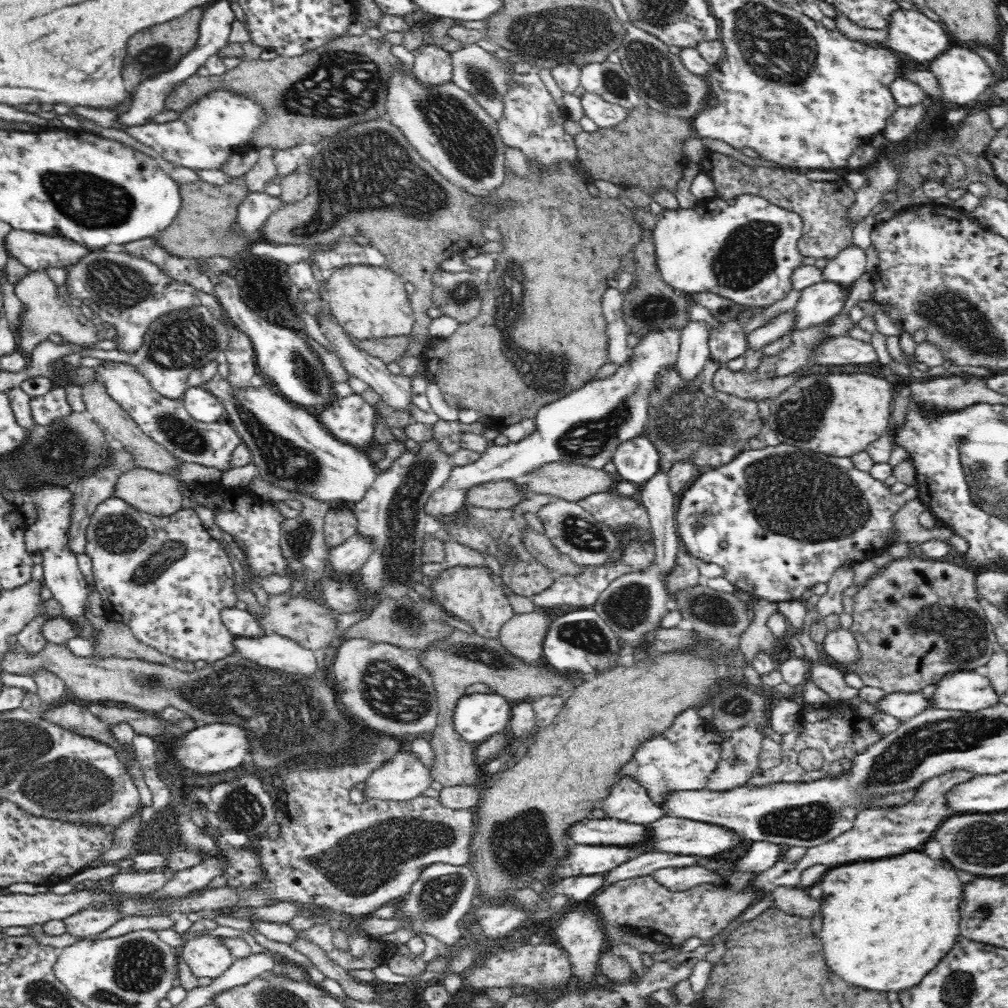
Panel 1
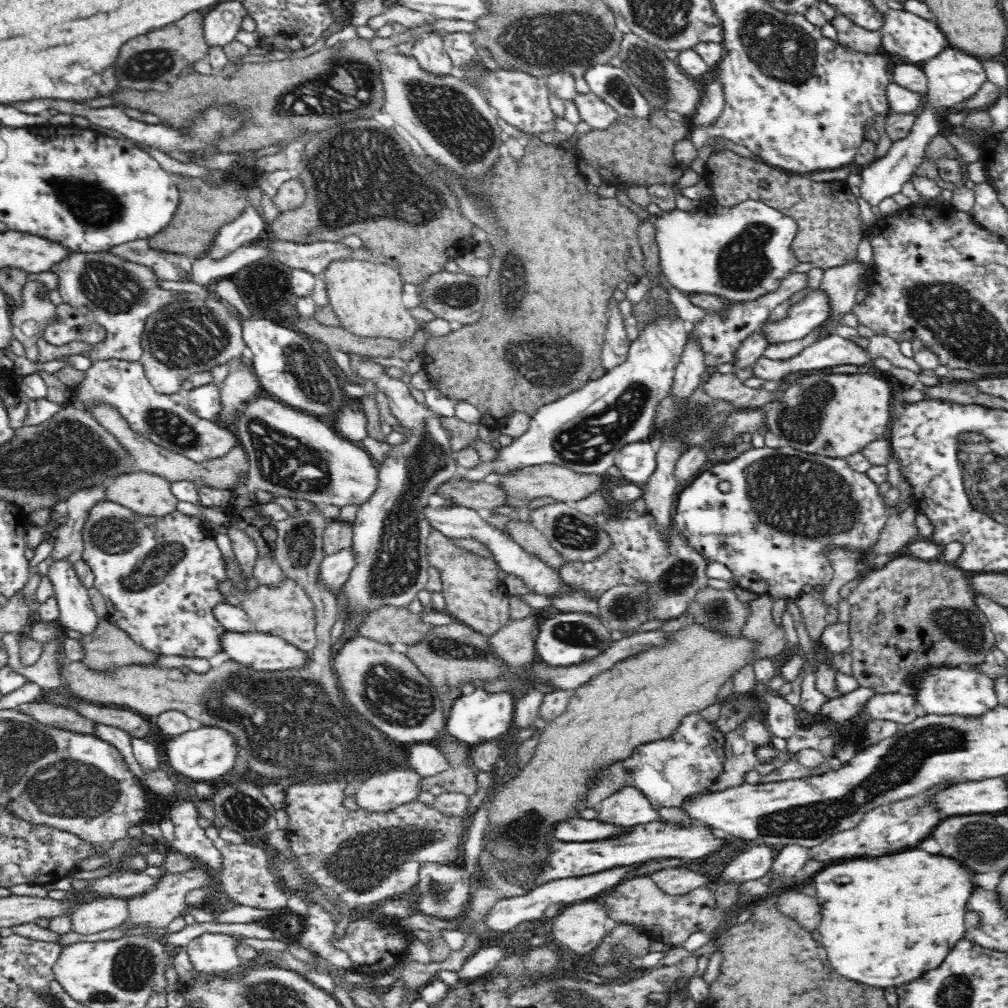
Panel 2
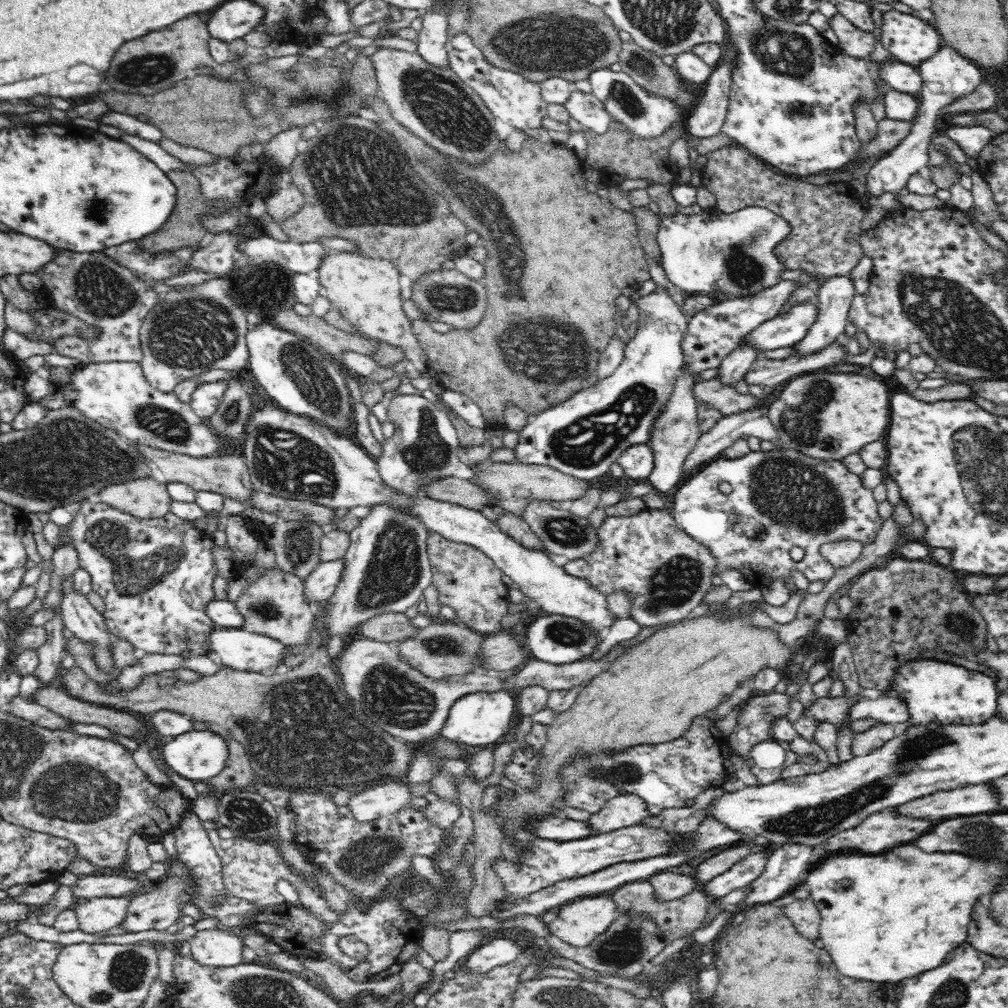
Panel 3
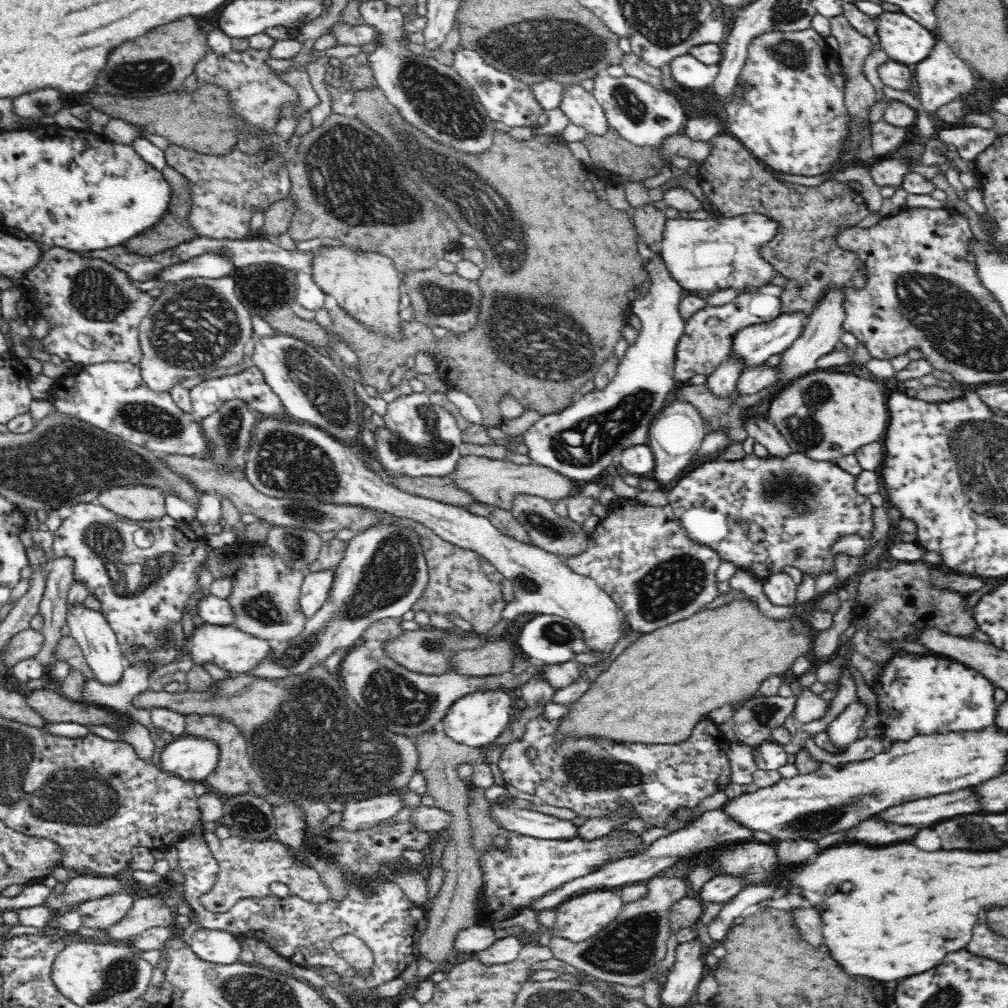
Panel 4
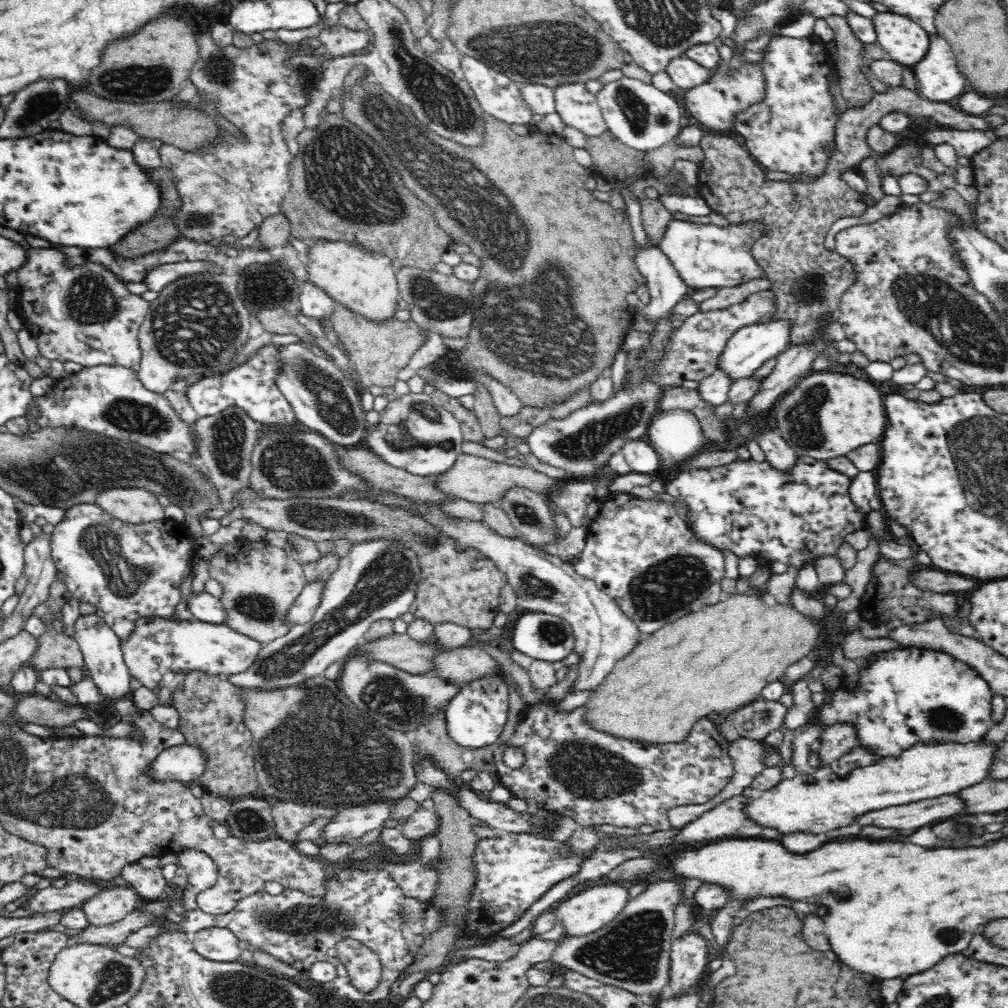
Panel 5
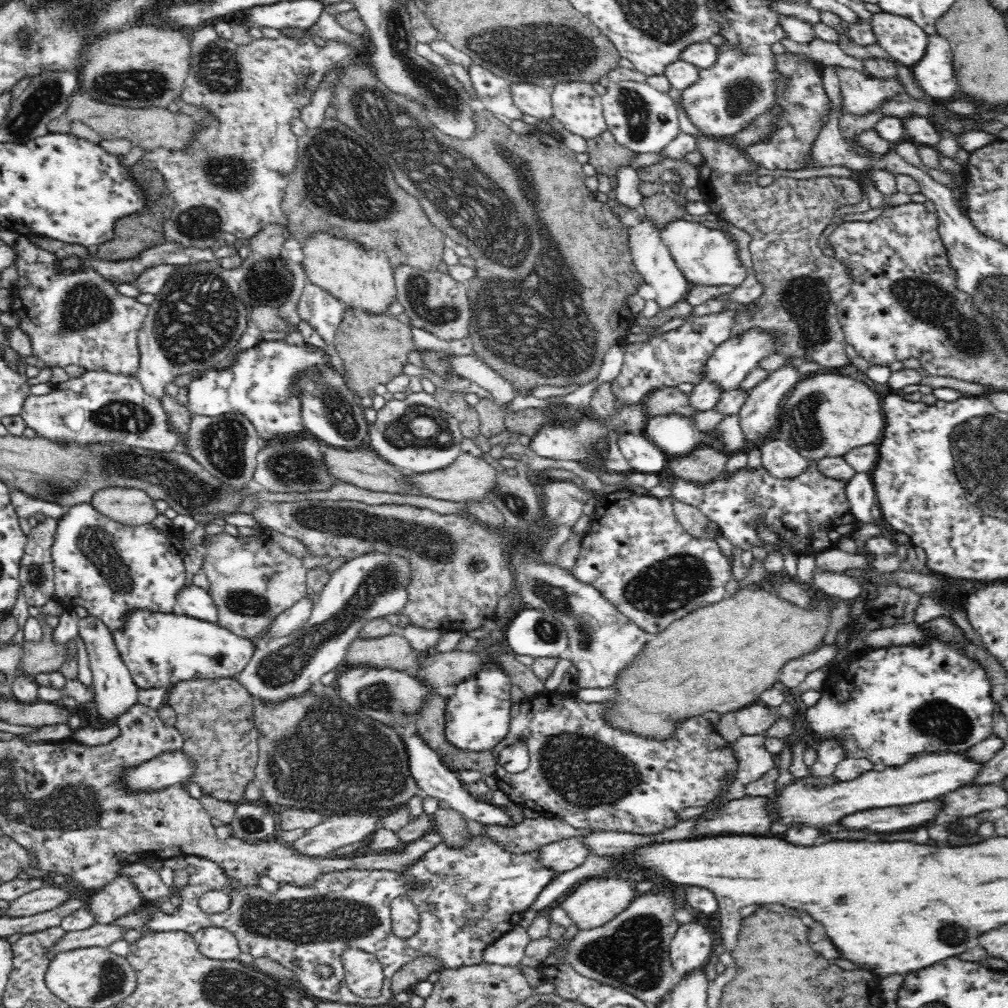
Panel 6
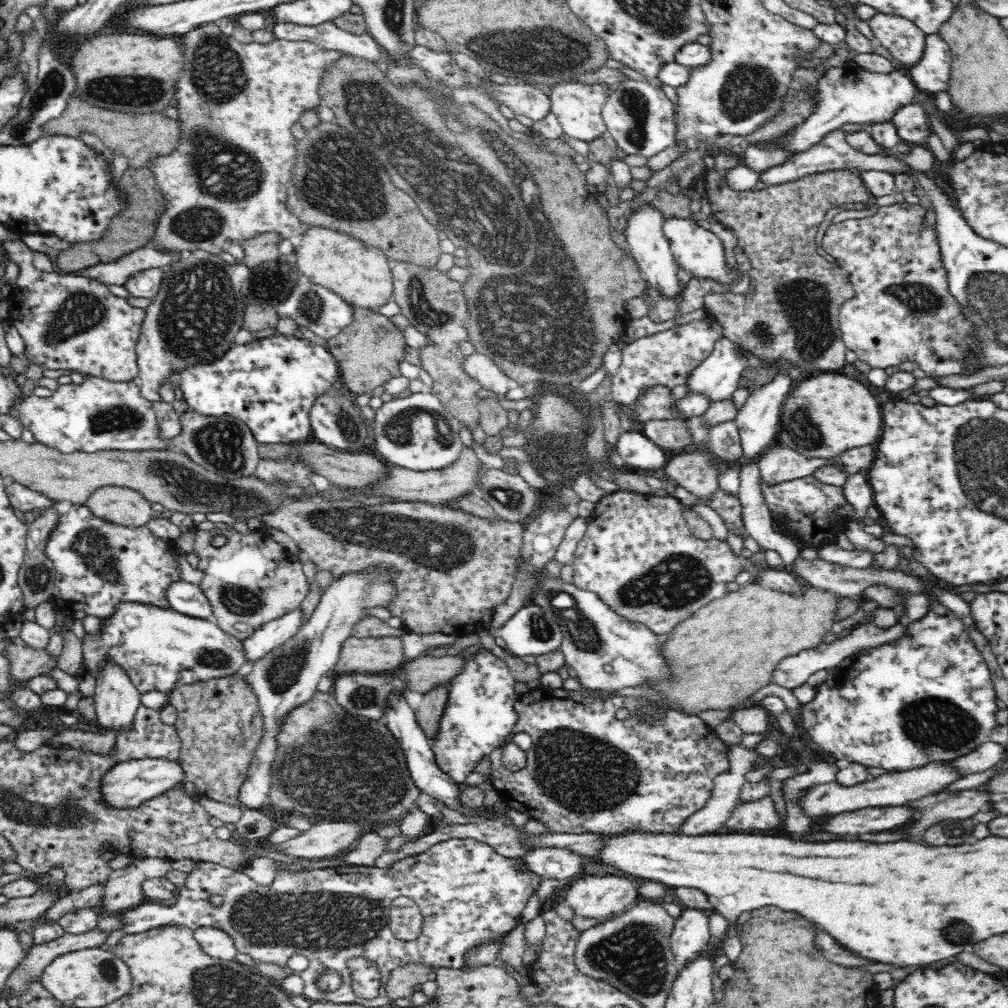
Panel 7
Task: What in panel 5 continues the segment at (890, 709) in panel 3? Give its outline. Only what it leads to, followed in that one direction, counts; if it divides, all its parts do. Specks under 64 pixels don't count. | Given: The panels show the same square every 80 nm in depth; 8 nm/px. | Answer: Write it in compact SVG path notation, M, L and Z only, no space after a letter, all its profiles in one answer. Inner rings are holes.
M854 721L835 722L824 727L820 735L820 765L828 765L831 760L839 759L852 750L858 741L858 727Z

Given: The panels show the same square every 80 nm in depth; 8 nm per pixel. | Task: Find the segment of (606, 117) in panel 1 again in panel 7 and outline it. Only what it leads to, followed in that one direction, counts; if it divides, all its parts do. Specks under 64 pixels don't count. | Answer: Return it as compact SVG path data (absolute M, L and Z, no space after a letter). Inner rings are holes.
M561 81L553 85L551 99L551 112L556 115L562 125L563 133L578 140L589 140L598 138L607 131L606 123L602 116L602 109L608 98L607 87L598 84L585 84L584 82Z

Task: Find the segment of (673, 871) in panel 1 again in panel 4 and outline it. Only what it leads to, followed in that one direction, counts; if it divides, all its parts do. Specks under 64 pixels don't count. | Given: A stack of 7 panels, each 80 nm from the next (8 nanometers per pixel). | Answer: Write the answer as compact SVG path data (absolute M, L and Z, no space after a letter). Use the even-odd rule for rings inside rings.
M656 876L656 877L650 877L648 880L646 880L646 886L648 887L648 894L646 894L646 898L642 898L642 900L638 900L638 903L630 903L626 904L622 907L622 910L620 911L620 914L610 923L604 930L601 930L598 932L596 936L592 936L592 938L588 940L584 940L584 942L578 942L576 944L575 942L570 942L569 940L564 940L563 938L558 938L558 936L553 935L552 938L550 938L550 942L548 942L548 946L550 947L550 950L554 953L554 957L562 960L578 970L581 970L582 972L586 973L586 976L593 977L598 981L604 981L607 983L616 983L620 985L624 985L626 987L638 987L642 986L644 984L644 981L650 980L650 978L656 978L656 976L659 976L659 979L661 979L661 984L663 983L663 977L657 974L657 966L658 962L664 959L666 950L668 950L668 946L666 945L666 942L668 942L668 936L670 936L670 930L669 930L669 919L668 919L668 912L669 906L671 904L674 904L677 900L680 900L681 898L684 898L686 895L690 894L690 888L691 885L689 884L688 880L686 878L677 878L676 876Z

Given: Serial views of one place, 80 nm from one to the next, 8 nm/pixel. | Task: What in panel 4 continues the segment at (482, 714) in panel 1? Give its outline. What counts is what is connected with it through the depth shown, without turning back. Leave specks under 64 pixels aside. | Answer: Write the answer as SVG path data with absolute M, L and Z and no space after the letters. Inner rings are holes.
M478 690L462 696L450 706L441 721L441 729L446 736L461 745L484 747L492 744L506 730L510 724L512 706L512 698L504 691Z

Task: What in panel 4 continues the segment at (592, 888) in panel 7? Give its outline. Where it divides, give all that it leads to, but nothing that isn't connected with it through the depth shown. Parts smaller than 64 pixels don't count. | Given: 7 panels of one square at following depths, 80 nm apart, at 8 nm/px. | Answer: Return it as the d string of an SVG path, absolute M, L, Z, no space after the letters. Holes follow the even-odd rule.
M596 890L584 893L557 906L554 910L556 922L552 925L551 931L558 938L563 938L576 944L584 942L584 940L588 940L592 936L596 936L601 930L604 930L620 914L623 906L618 890Z

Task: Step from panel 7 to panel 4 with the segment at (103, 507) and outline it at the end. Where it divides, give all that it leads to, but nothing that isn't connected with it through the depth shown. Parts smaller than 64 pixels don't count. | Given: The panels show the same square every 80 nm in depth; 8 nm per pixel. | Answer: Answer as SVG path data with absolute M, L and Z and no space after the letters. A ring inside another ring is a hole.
M135 484L107 488L96 502L131 520L158 520L167 515L166 492L158 485Z

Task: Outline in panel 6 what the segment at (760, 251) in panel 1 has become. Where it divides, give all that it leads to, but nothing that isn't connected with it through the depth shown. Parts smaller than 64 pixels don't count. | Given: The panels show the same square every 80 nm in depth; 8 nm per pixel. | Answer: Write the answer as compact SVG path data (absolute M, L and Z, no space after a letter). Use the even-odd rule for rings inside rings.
M682 218L666 224L659 235L675 265L691 285L737 287L748 276L748 266L744 266L742 258L738 256L736 242L724 230L714 230Z

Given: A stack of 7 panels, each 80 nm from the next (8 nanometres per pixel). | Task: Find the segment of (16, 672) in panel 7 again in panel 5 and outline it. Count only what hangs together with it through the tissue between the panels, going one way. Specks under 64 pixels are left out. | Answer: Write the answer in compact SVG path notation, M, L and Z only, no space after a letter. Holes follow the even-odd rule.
M46 624L44 630L44 635L39 638L40 649L30 658L29 664L41 671L50 667L82 670L84 660L77 641L72 636L60 634L55 628L48 628Z

